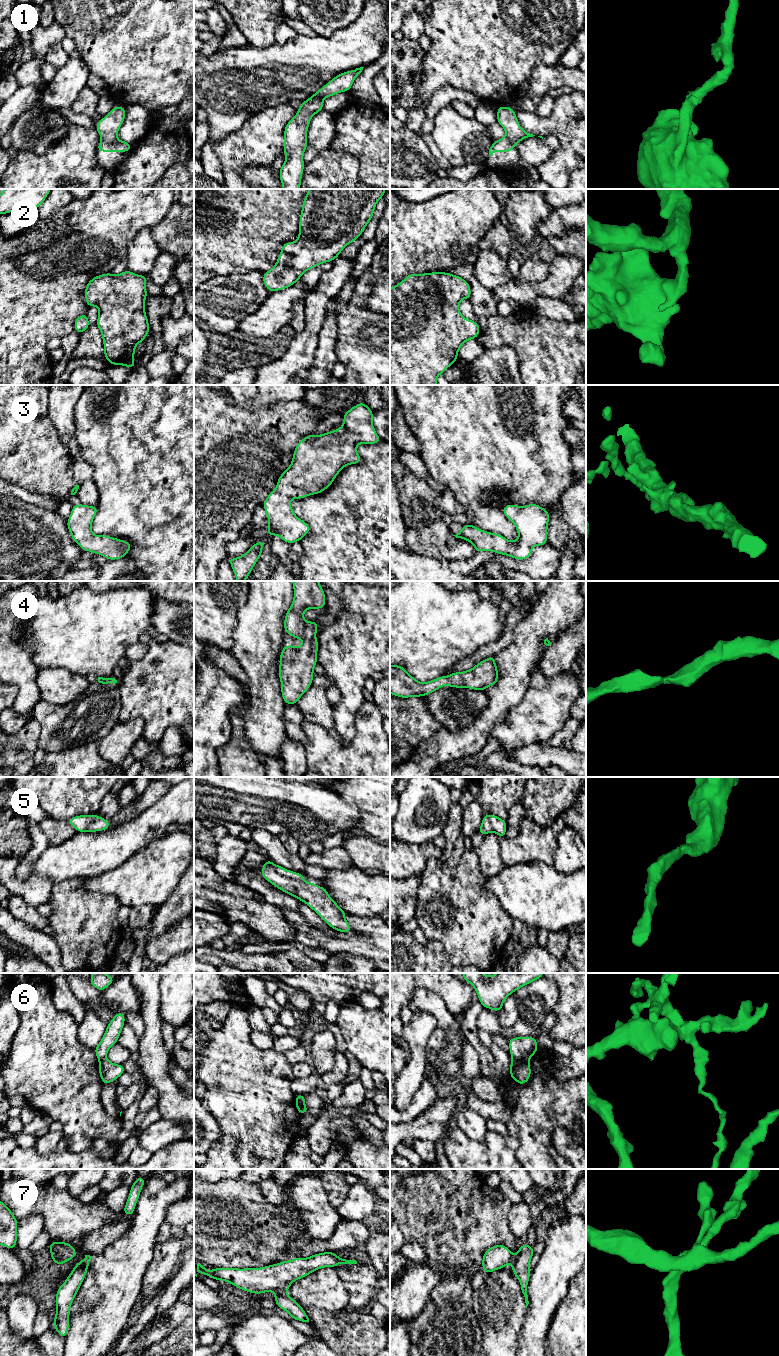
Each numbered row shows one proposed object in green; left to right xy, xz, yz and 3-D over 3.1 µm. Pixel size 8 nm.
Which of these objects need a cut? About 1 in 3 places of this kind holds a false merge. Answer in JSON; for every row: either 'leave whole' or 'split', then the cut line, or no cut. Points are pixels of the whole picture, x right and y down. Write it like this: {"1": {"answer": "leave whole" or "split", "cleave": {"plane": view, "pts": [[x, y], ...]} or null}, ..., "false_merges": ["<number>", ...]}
{"1": {"answer": "leave whole", "cleave": null}, "2": {"answer": "leave whole", "cleave": null}, "3": {"answer": "leave whole", "cleave": null}, "4": {"answer": "leave whole", "cleave": null}, "5": {"answer": "leave whole", "cleave": null}, "6": {"answer": "split", "cleave": {"plane": "yz", "pts": [[512, 1058], [528, 1061]]}}, "7": {"answer": "split", "cleave": {"plane": "xz", "pts": [[278, 1291], [285, 1292]]}}, "false_merges": ["6", "7"]}

